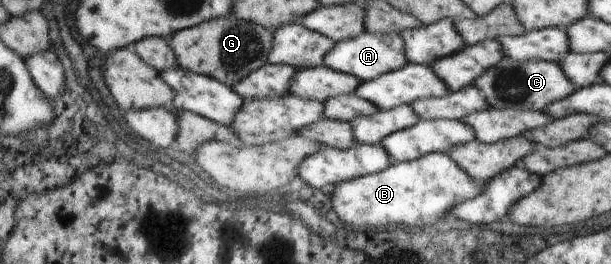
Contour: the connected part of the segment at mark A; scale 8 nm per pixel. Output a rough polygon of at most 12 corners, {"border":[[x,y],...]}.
{"border":[[365,31],[323,60],[363,82],[407,66],[400,34]]}

